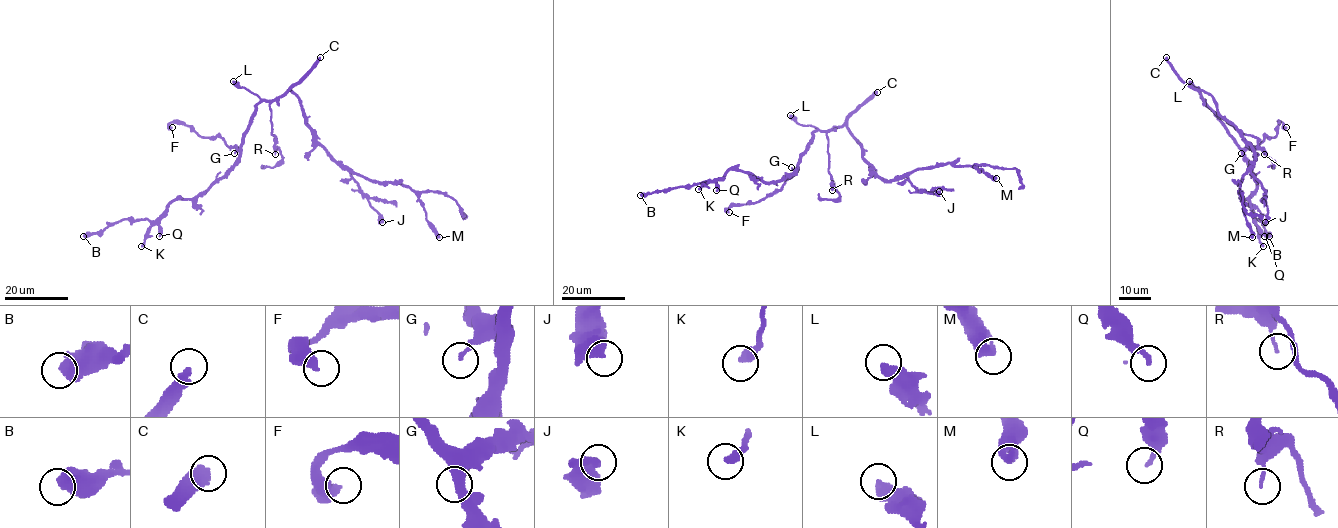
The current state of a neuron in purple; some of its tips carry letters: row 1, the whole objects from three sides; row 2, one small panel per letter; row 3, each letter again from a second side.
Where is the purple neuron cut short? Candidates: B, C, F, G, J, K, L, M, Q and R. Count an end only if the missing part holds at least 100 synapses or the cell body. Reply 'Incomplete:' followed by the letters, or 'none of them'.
Incomplete: C

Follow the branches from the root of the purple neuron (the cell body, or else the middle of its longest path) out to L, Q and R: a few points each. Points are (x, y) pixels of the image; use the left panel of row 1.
L: (278, 98), (262, 101), (233, 81)
Q: (278, 98), (256, 105), (238, 159), (223, 176), (196, 196), (175, 199), (168, 205), (160, 221), (159, 236)
R: (278, 98), (269, 105), (275, 154)

